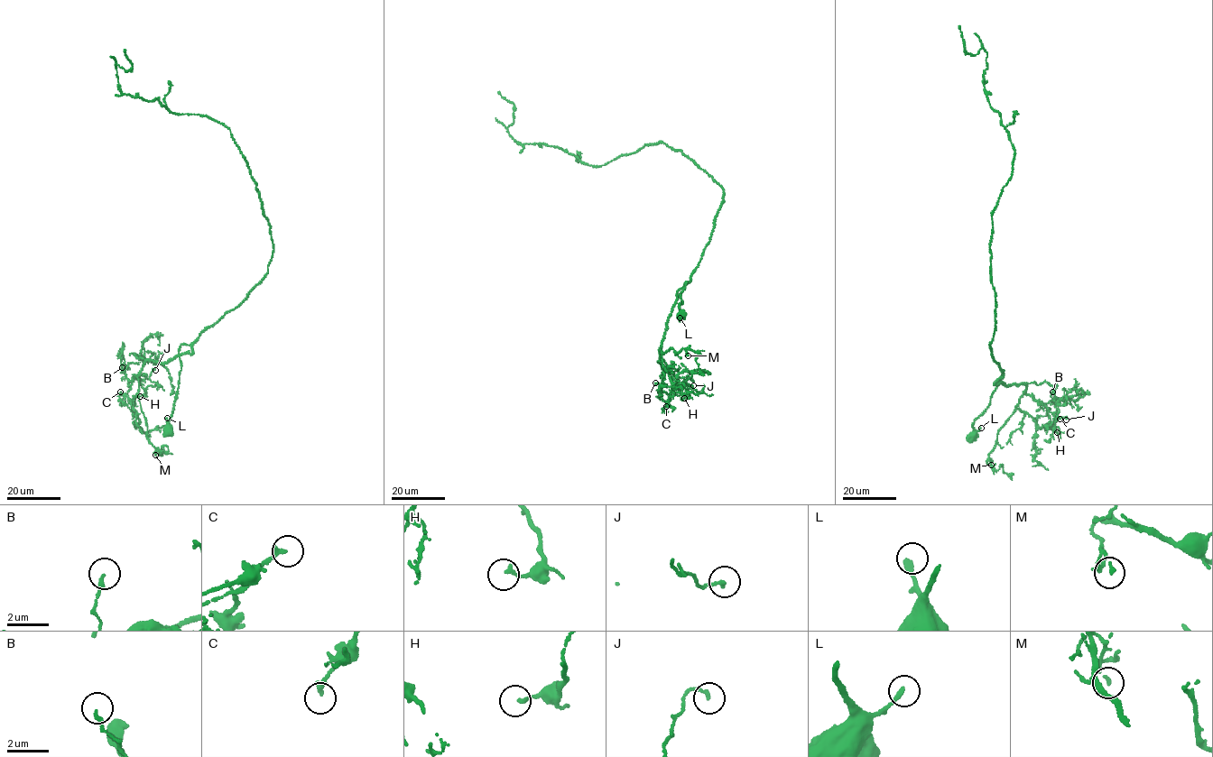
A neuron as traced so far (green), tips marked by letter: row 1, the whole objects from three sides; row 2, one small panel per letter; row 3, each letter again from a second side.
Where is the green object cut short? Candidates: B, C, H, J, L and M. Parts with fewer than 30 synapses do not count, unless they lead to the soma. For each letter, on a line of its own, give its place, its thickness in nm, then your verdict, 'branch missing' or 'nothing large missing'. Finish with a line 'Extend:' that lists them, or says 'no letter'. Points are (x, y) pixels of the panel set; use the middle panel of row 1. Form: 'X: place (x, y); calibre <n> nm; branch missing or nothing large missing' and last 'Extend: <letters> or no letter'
B: place (655, 383); calibre 150 nm; nothing large missing
C: place (666, 406); calibre 180 nm; nothing large missing
H: place (684, 398); calibre 150 nm; nothing large missing
J: place (693, 385); calibre 160 nm; nothing large missing
L: place (680, 318); calibre 200 nm; nothing large missing
M: place (688, 355); calibre 140 nm; nothing large missing
Extend: no letter

